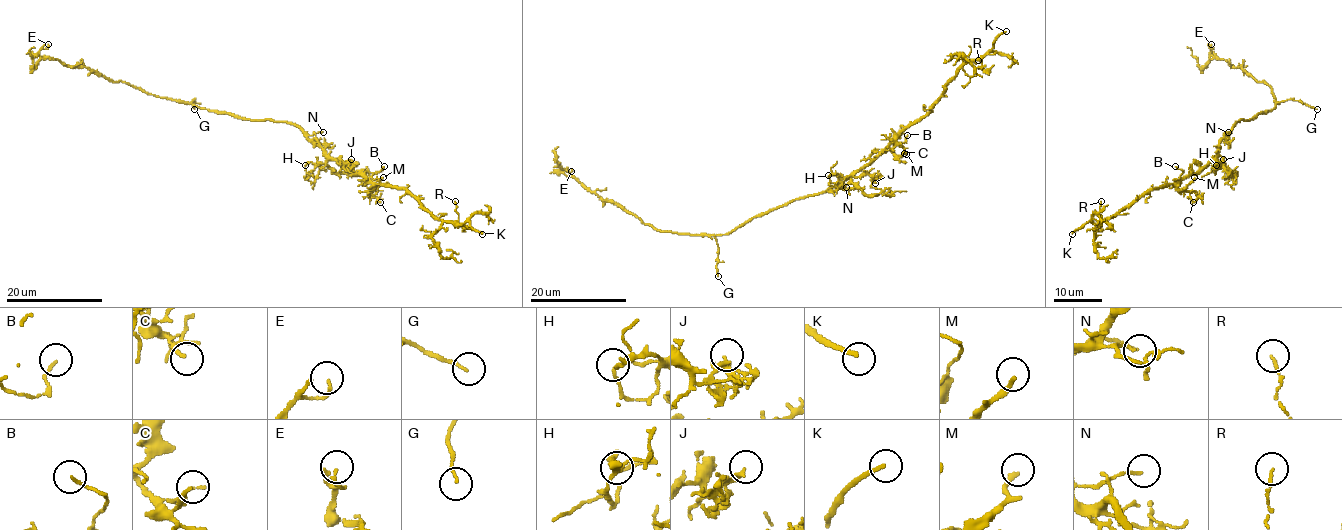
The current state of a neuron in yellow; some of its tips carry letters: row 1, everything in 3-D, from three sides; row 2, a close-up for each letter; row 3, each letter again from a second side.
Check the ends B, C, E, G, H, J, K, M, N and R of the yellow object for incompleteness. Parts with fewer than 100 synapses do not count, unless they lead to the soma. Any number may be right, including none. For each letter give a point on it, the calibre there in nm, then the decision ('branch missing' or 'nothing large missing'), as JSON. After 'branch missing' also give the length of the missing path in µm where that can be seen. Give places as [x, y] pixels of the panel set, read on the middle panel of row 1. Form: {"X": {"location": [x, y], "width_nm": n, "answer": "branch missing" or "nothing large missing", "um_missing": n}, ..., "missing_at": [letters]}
{"B": {"location": [907, 135], "width_nm": 110, "answer": "nothing large missing"}, "C": {"location": [904, 153], "width_nm": 130, "answer": "nothing large missing"}, "E": {"location": [571, 171], "width_nm": 130, "answer": "nothing large missing"}, "G": {"location": [718, 276], "width_nm": 110, "answer": "nothing large missing"}, "H": {"location": [828, 175], "width_nm": 130, "answer": "nothing large missing"}, "J": {"location": [875, 183], "width_nm": 110, "answer": "nothing large missing"}, "K": {"location": [1006, 31], "width_nm": 200, "answer": "branch missing", "um_missing": 30}, "M": {"location": [906, 154], "width_nm": 200, "answer": "nothing large missing"}, "N": {"location": [846, 187], "width_nm": 110, "answer": "nothing large missing"}, "R": {"location": [978, 60], "width_nm": 120, "answer": "nothing large missing"}, "missing_at": ["K"]}

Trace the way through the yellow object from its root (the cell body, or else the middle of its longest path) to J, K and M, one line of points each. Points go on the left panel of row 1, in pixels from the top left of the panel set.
J: (276, 121), (294, 123), (309, 139), (315, 139), (329, 159), (341, 160), (348, 166), (351, 159)
K: (276, 121), (294, 123), (330, 157), (373, 182), (403, 188), (441, 220), (468, 222), (482, 234)
M: (276, 121), (294, 123), (309, 139), (315, 139), (330, 157), (363, 176), (373, 189), (383, 177)

